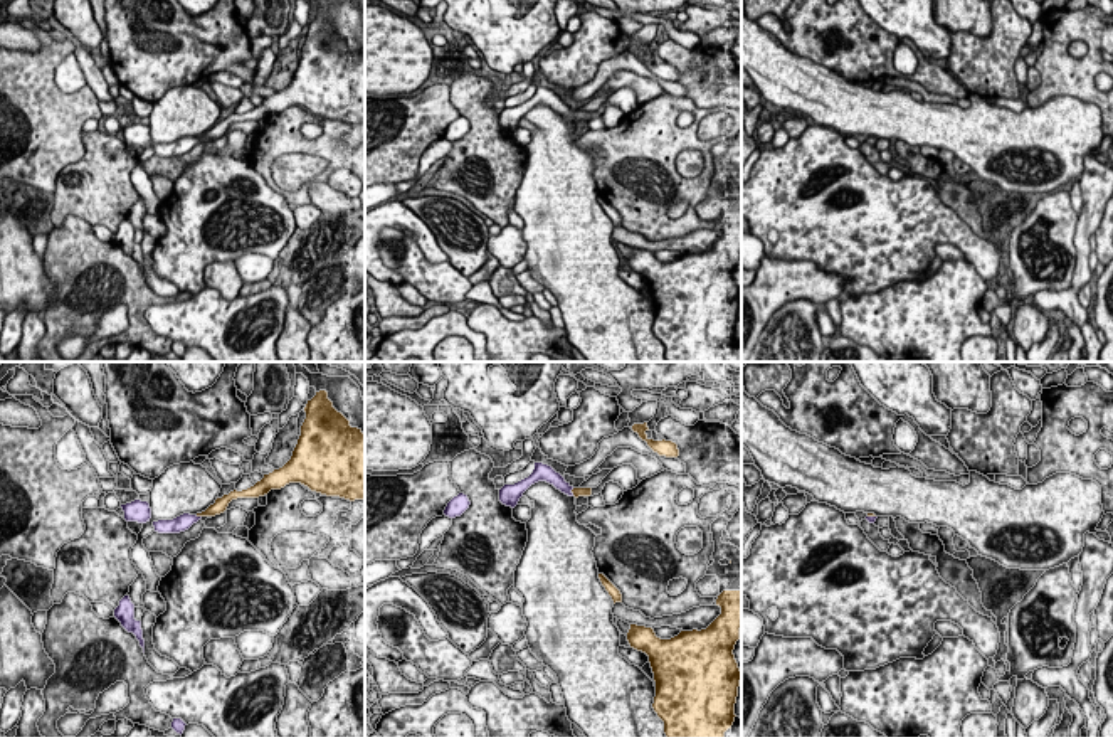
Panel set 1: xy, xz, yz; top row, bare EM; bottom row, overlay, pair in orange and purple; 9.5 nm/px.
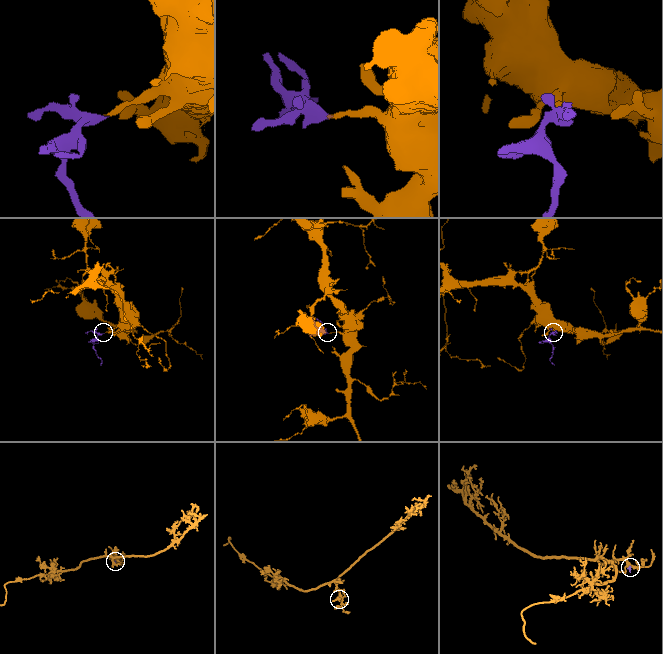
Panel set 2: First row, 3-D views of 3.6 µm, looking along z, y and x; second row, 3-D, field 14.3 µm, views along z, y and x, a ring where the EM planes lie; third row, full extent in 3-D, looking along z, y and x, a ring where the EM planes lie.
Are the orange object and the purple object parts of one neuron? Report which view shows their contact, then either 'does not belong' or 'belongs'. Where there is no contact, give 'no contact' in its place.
xy | belongs

